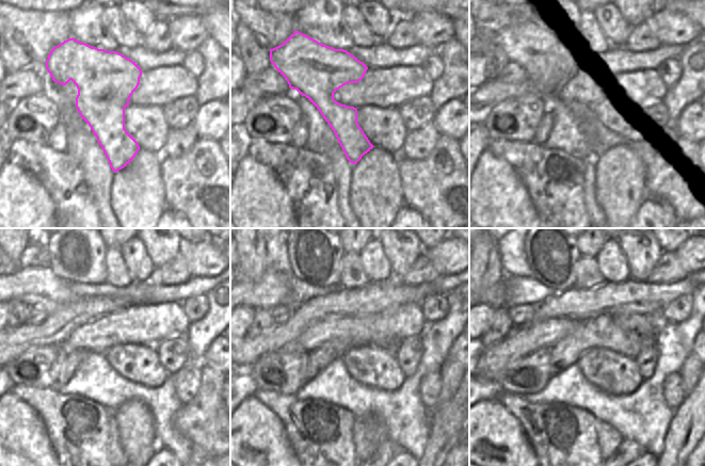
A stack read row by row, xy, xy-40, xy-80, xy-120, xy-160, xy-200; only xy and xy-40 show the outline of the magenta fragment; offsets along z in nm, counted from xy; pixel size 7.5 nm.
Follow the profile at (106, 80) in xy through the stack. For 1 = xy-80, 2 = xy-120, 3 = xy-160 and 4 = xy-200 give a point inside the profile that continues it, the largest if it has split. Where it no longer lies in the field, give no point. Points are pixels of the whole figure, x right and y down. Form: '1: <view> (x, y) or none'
1: xy-80 (547, 64)
2: xy-120 (38, 287)
3: xy-160 (270, 290)
4: xy-200 (494, 295)

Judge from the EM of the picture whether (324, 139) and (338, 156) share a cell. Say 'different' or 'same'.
different

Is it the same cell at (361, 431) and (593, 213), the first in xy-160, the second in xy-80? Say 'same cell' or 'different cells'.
same cell

